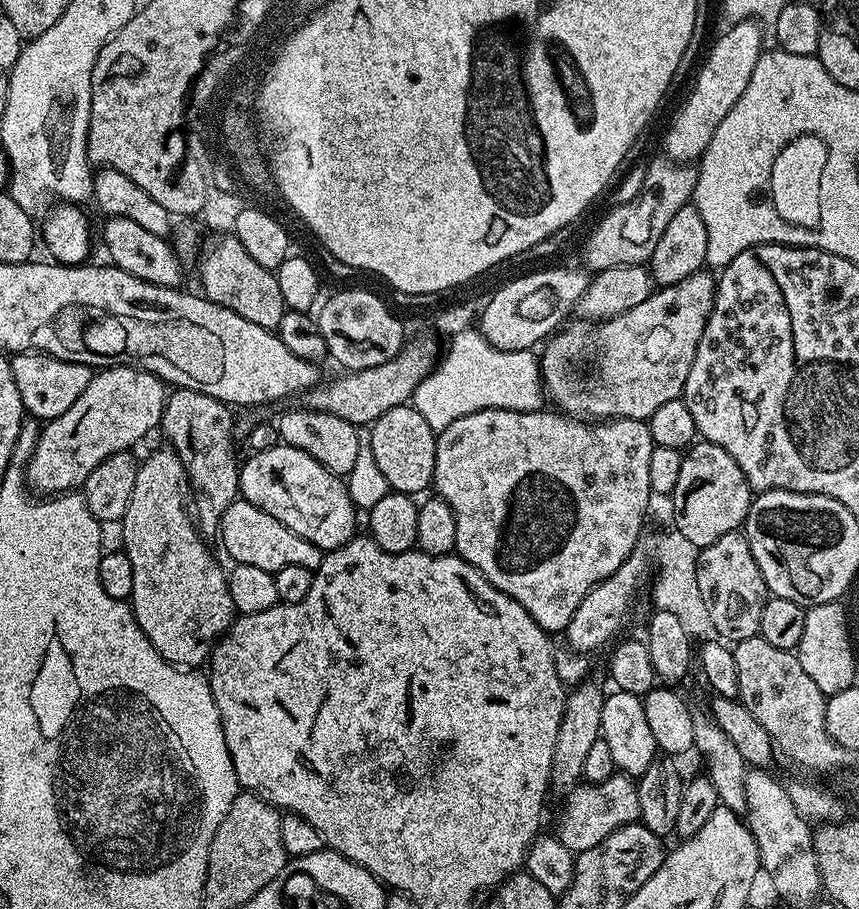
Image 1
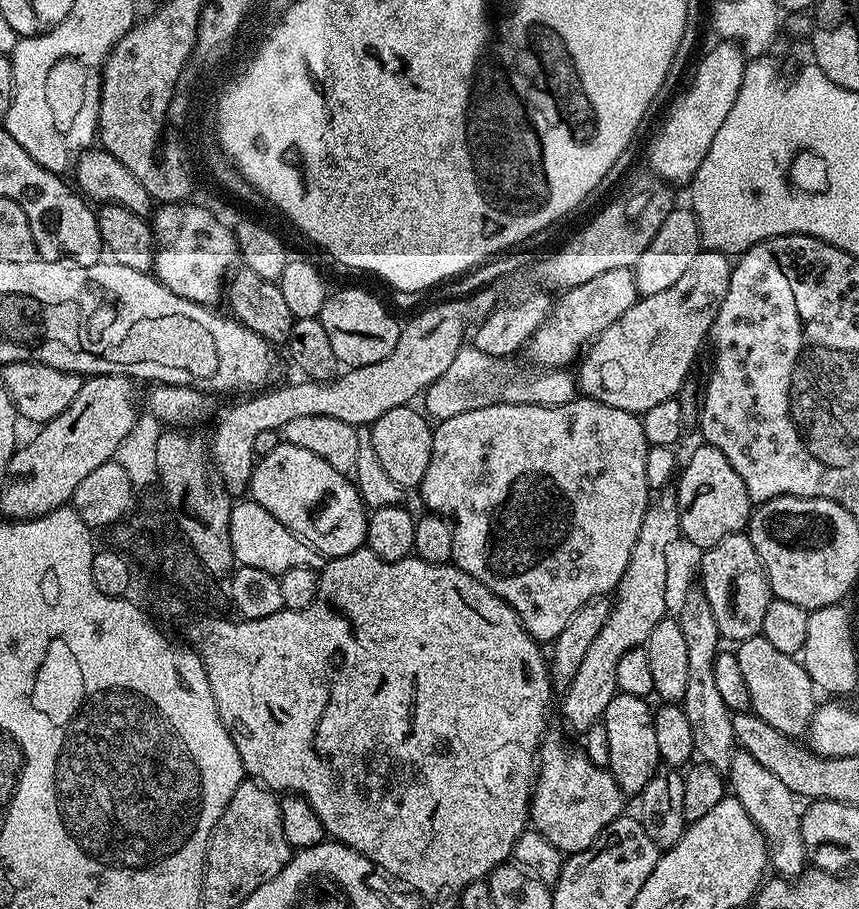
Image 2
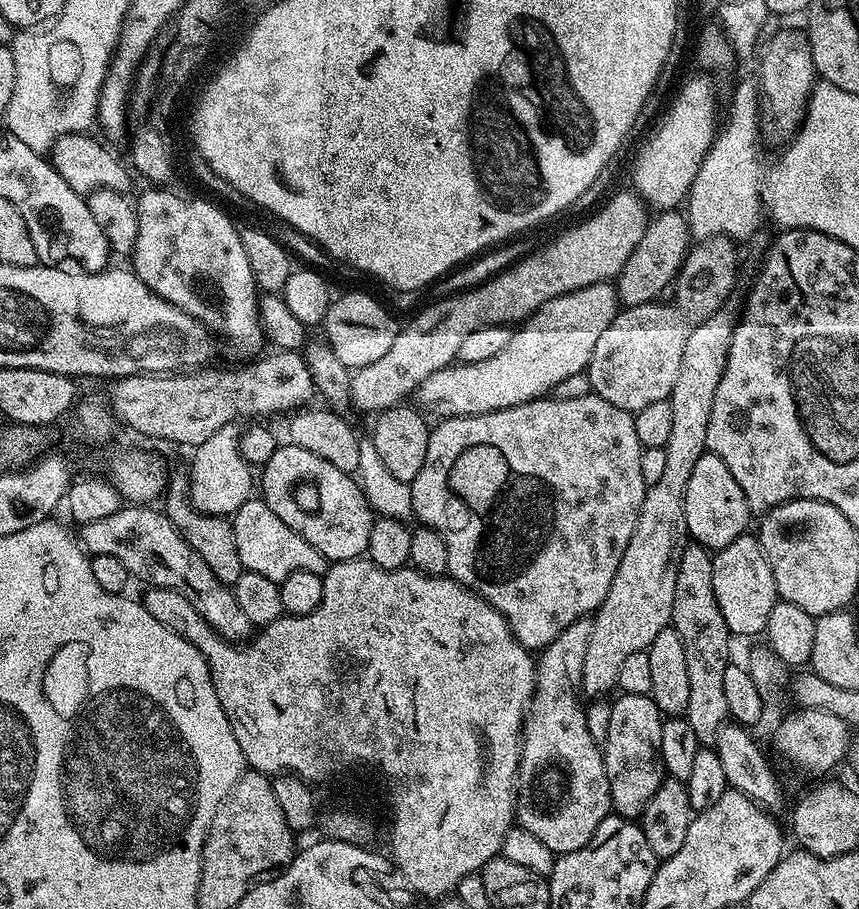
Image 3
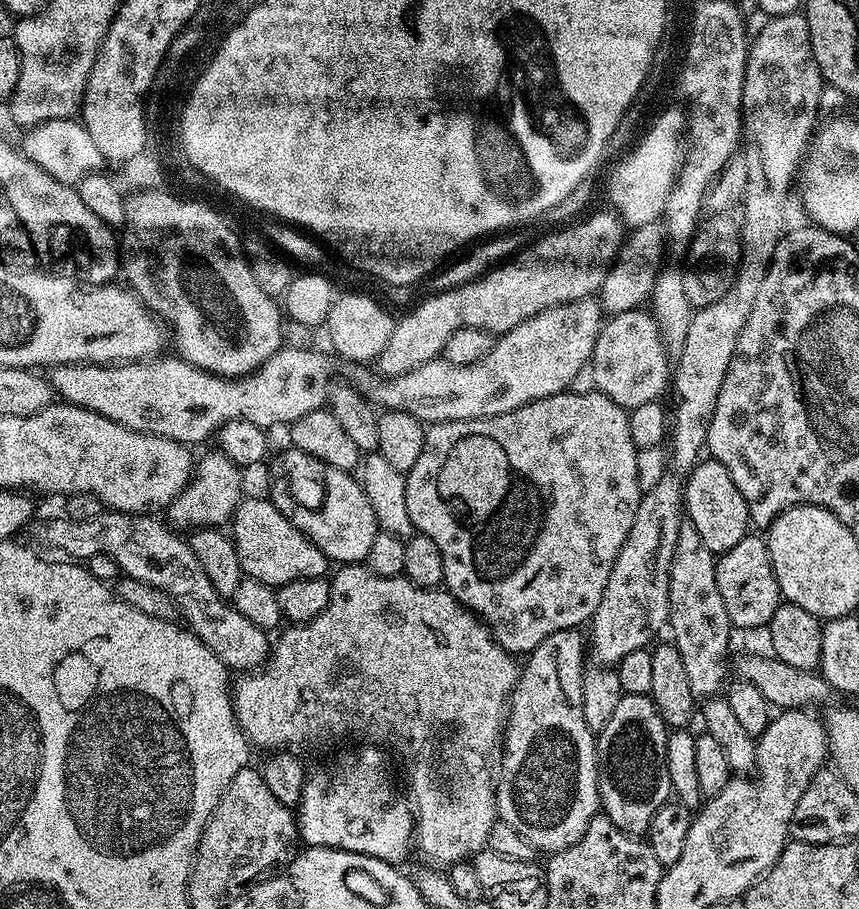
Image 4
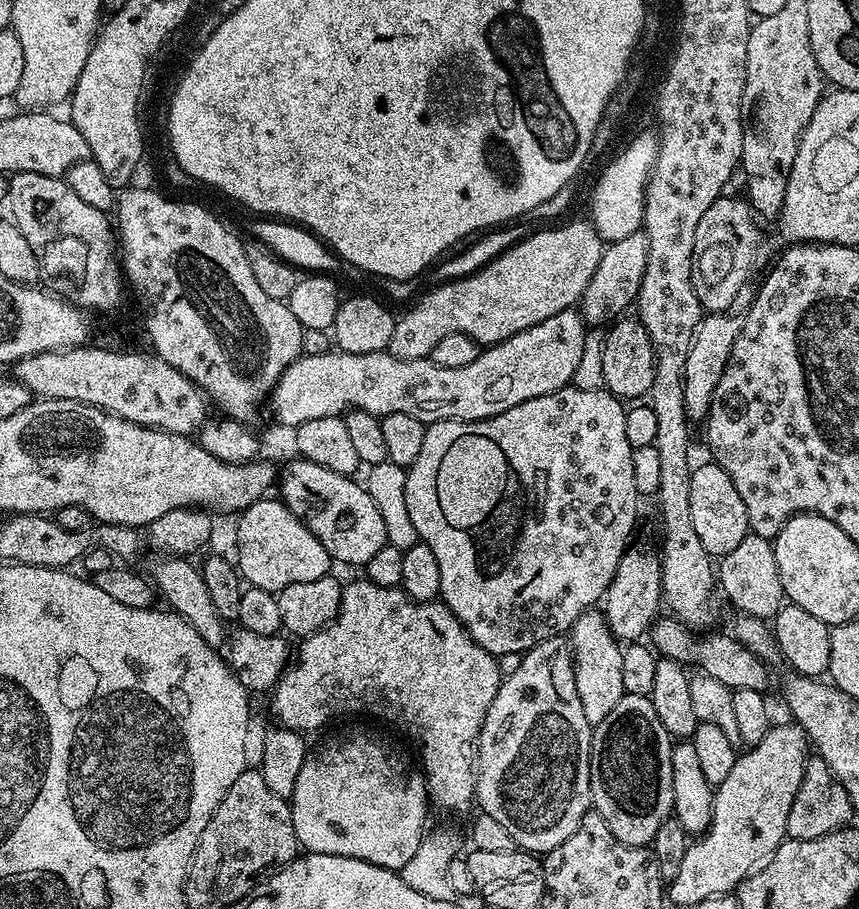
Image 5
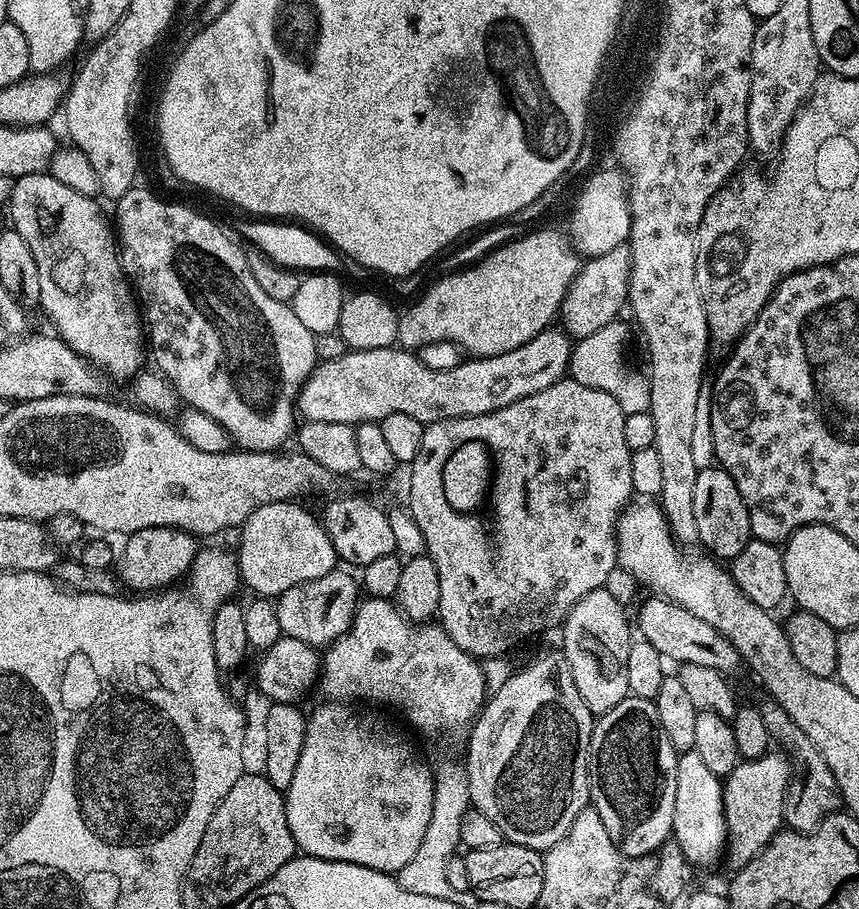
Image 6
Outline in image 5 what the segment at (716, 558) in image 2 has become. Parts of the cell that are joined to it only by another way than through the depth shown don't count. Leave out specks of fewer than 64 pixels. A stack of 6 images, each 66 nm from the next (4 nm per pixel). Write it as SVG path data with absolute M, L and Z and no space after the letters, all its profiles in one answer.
M749 534L738 542L730 554L719 557L718 560L718 588L724 596L737 609L737 613L745 616L753 616L759 620L768 622L778 614L778 610L784 607L786 597L782 578L778 578L778 562L773 541Z

